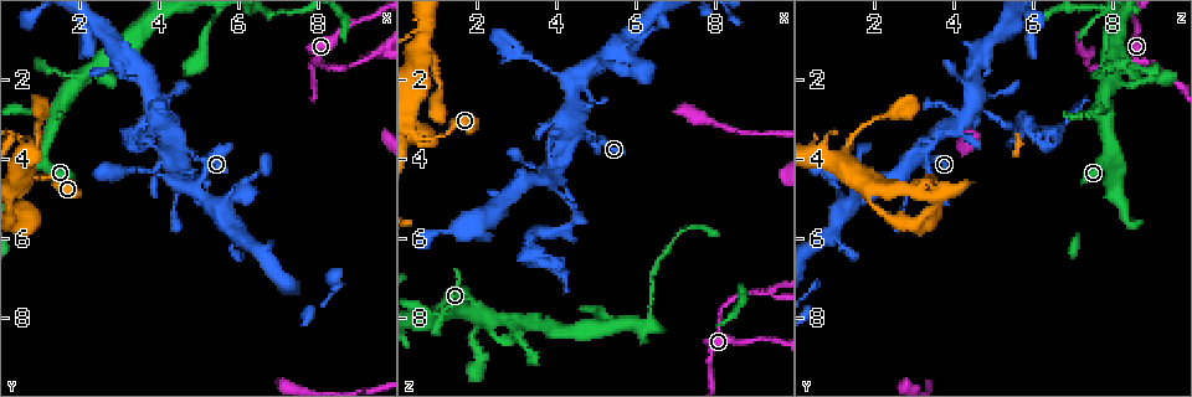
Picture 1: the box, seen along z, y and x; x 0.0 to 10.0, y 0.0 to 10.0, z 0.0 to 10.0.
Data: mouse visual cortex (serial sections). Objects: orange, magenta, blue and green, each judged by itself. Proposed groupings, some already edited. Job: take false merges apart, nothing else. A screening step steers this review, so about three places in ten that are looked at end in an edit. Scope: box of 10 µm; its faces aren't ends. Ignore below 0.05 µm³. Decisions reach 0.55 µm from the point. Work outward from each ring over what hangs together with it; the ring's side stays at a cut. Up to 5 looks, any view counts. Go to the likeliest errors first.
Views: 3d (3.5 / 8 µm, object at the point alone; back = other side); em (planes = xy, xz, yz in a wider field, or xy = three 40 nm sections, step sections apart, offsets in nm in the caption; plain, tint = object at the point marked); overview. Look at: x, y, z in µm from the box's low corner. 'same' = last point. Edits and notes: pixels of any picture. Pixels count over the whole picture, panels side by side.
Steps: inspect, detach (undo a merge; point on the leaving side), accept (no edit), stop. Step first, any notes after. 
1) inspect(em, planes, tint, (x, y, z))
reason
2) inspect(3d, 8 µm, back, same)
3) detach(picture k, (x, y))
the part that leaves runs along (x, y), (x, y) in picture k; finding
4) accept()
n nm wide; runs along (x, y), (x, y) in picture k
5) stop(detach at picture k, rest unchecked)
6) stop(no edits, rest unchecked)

inspect(3d, 3.5 µm, (9.20, 1.45, 7.30))
three-way junction

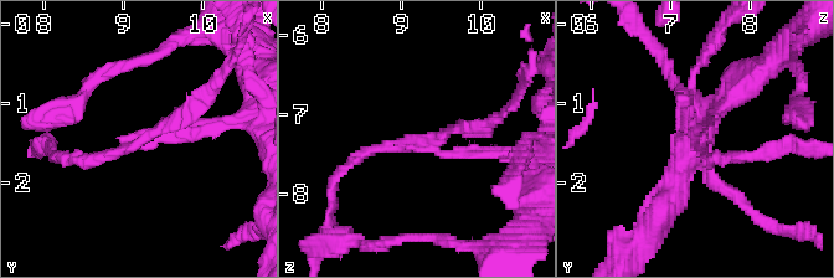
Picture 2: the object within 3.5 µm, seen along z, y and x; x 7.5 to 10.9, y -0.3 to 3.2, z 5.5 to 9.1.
inspect(em, xy, step 2, tint, (9.25, 1.45, 7.30))

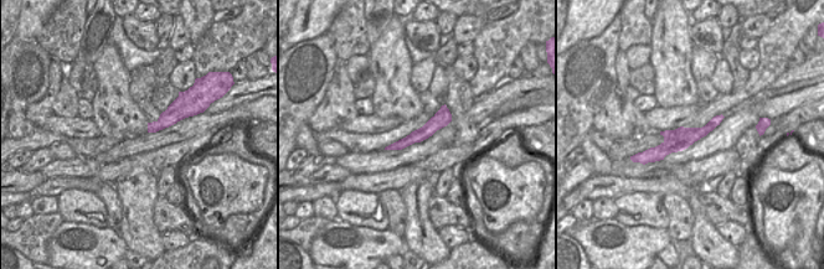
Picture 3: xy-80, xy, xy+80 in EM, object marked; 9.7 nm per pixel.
detach(picture 2, (192, 108))
3 arms; the part that leaves runs along (160, 128), (173, 124), (199, 89) in picture 2; a second cell is stuck on

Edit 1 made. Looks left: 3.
inspect(overview)

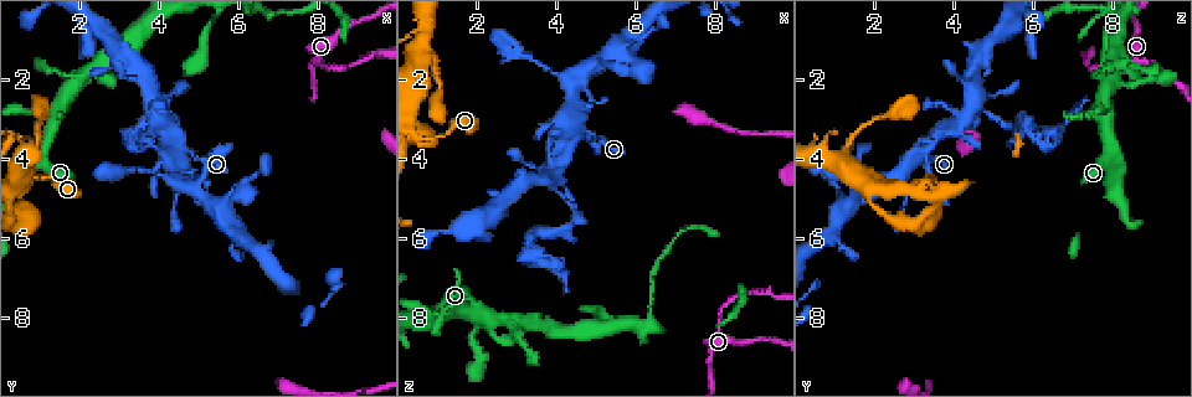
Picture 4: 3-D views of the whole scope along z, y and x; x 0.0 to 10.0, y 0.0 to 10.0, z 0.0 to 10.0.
inspect(3d, 3.5 µm, (4.45, 3.15, 5.55))
sharp bend

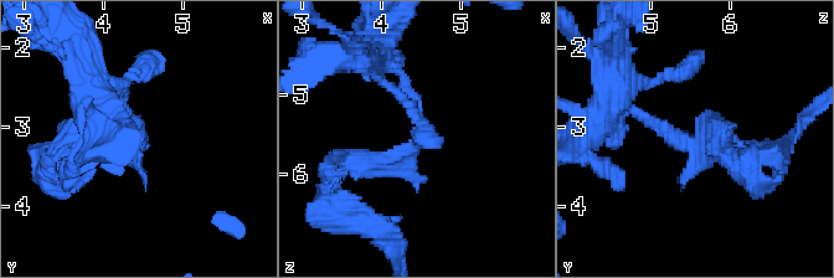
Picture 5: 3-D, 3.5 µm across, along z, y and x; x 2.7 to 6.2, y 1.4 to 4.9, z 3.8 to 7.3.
inspect(em, xy, step 5, tint, (4.40, 3.20, 5.60))
now the EM

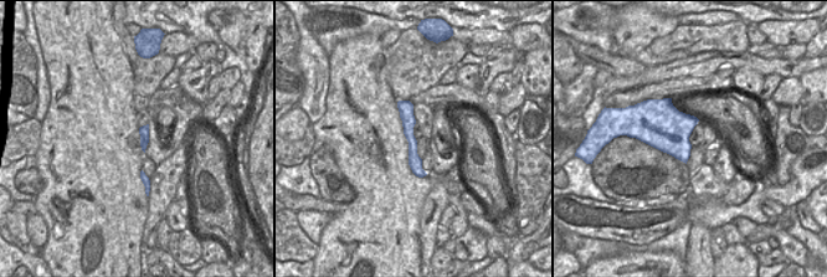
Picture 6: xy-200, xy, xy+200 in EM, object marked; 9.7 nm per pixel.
detach(picture 5, (731, 142))
the part that leaves runs along (696, 142), (751, 149) in picture 5; two cells meet here

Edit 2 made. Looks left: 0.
stop(detach at picture 2, detach at picture 5, rest unchecked)

